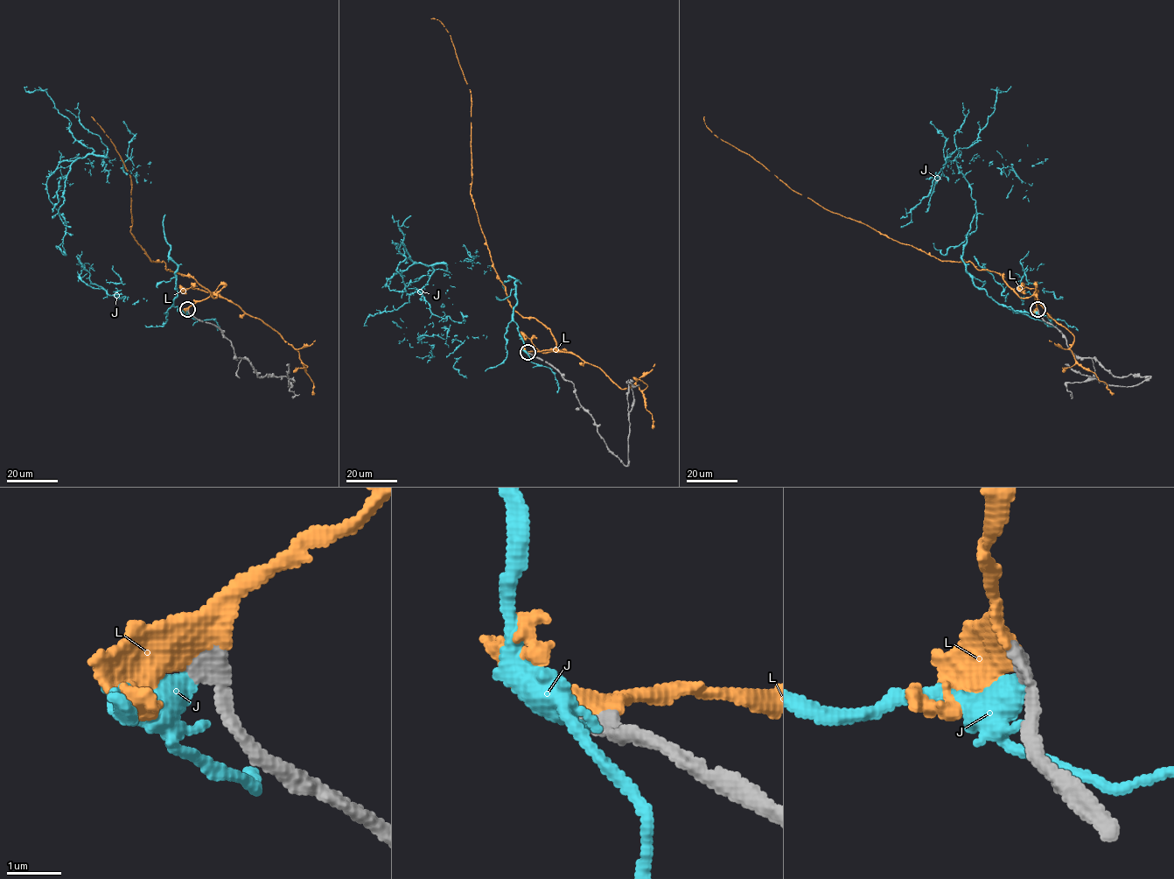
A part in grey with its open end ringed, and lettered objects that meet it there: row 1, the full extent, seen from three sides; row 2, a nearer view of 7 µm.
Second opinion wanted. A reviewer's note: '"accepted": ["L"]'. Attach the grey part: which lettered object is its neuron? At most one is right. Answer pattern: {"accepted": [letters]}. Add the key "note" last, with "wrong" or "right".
{"accepted": ["L"], "note": "right"}

